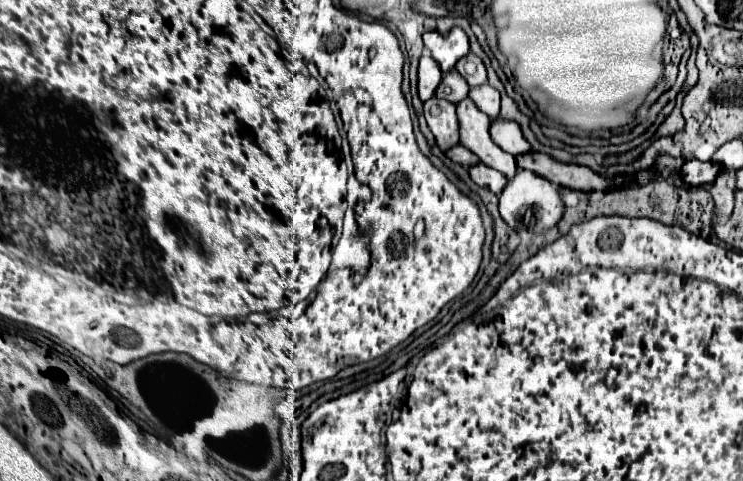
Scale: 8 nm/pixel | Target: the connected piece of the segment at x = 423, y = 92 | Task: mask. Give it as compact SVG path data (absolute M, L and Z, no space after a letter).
M425 51L419 61L419 99L421 101L431 99L439 83L441 83L441 69L433 61L433 57Z

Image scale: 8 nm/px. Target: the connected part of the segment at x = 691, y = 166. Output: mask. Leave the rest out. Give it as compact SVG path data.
M691 159L683 165L681 169L681 177L687 185L691 187L701 187L701 185L711 185L717 175L723 171L723 167L719 163L703 163L703 161L697 161L697 159Z

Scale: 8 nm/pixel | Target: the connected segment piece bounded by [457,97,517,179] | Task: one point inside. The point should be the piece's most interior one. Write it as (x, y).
(474, 125)

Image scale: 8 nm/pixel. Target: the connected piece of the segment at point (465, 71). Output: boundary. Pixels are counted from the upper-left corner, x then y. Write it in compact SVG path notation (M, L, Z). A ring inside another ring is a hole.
M469 53L465 55L465 59L459 59L455 69L461 73L461 77L469 83L469 87L479 87L483 83L487 83L487 71L485 71L485 65L483 61L475 55L475 53Z

